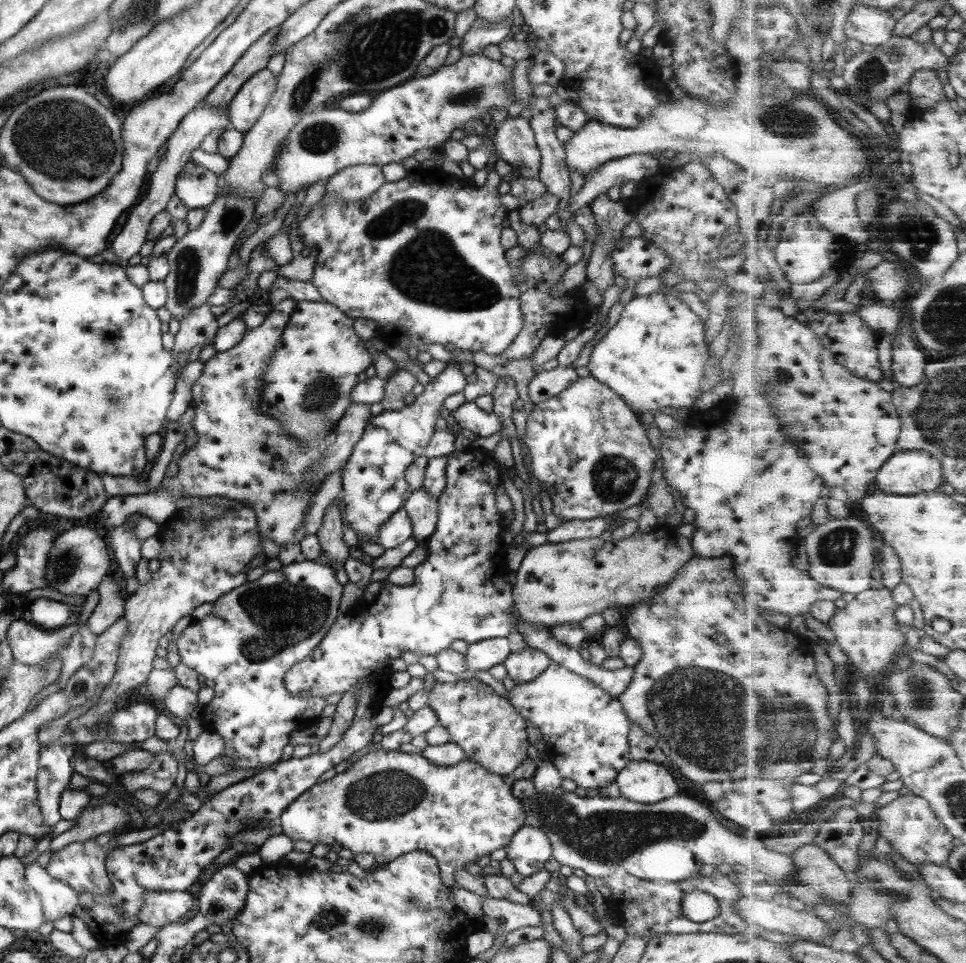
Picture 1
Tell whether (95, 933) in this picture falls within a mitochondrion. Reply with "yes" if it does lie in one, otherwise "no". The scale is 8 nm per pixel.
no

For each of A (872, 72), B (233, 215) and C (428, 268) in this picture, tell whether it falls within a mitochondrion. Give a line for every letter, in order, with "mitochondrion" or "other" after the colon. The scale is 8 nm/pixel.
A: mitochondrion
B: mitochondrion
C: mitochondrion

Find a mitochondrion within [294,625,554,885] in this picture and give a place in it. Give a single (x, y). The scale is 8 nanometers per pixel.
(381, 796)

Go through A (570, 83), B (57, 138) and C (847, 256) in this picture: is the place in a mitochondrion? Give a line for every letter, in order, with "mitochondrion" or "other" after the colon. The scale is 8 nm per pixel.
A: other
B: mitochondrion
C: other

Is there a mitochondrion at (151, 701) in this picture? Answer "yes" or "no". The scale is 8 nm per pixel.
no

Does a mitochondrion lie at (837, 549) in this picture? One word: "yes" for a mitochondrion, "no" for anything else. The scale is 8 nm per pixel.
yes

